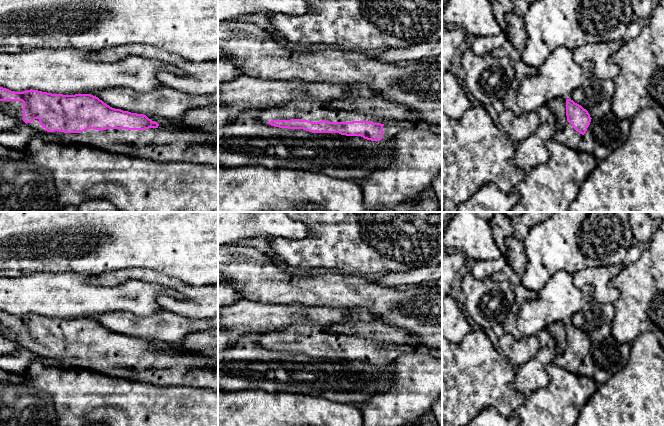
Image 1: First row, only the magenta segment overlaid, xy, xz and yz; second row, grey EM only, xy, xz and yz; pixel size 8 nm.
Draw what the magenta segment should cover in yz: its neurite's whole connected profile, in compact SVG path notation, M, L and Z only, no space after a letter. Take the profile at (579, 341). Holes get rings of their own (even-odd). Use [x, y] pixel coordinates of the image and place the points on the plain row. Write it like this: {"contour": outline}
{"contour": "M570 322L566 323L566 340L568 347L562 354L554 354L553 362L571 373L579 374L592 342L586 333Z"}

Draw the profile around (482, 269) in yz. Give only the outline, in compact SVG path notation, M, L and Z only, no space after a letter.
M502 256L498 260L475 261L474 265L469 270L475 278L482 280L501 271L506 264L507 259L505 256Z

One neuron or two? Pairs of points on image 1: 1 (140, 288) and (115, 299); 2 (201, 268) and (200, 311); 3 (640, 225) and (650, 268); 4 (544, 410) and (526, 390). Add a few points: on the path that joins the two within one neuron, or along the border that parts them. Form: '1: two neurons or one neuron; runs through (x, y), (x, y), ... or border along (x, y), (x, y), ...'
1: one neuron; runs through (134, 294), (121, 299)
2: two neurons; border along (178, 279), (187, 284), (207, 286)
3: two neurons; border along (653, 234), (649, 242)
4: two neurons; border along (549, 380), (545, 386), (534, 390), (526, 397)

